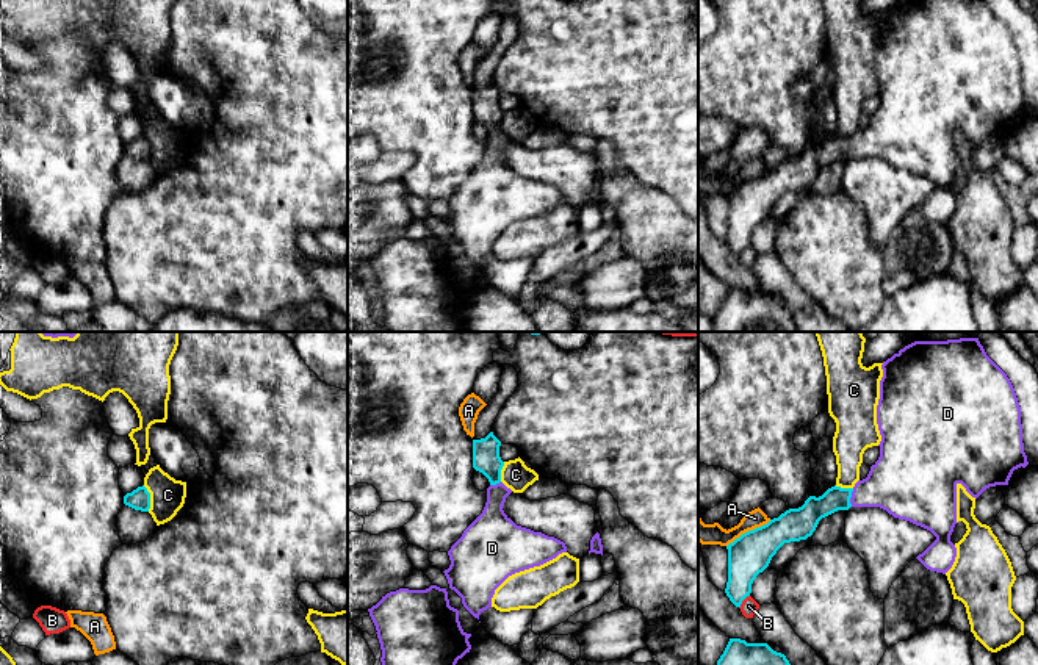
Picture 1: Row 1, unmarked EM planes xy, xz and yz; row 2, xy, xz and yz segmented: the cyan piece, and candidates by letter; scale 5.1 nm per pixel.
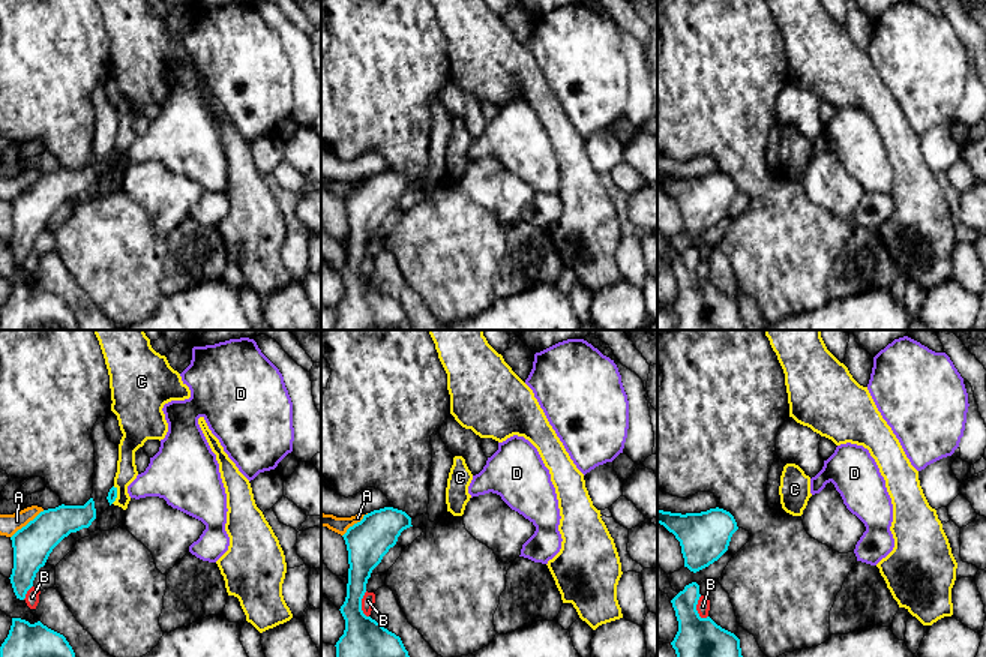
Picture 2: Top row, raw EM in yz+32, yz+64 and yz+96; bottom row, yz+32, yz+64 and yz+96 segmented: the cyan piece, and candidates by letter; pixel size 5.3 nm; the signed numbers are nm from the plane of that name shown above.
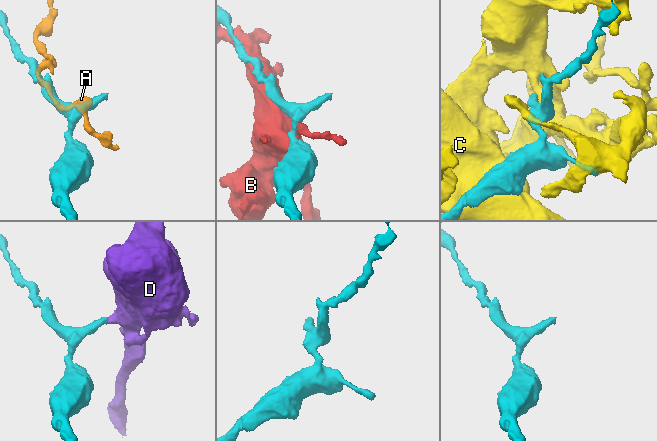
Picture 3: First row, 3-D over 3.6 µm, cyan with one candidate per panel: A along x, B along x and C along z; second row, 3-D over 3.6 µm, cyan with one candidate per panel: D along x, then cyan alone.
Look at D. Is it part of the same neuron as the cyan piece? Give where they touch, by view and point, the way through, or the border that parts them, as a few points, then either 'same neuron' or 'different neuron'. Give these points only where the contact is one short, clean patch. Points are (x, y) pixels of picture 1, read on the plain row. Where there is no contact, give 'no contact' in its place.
contact yz (850, 146); way yz (807, 166), (835, 147), (850, 146), (897, 133); same neuron

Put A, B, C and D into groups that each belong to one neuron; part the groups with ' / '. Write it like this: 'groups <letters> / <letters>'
groups A / B / C / D

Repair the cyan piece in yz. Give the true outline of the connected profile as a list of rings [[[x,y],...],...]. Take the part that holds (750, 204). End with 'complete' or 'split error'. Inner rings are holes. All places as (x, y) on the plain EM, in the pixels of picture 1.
[[[899,0],[881,14],[877,74],[881,84],[880,106],[870,116],[866,128],[853,138],[831,136],[822,146],[809,146],[798,158],[789,158],[767,174],[742,183],[728,199],[728,232],[725,243],[741,257],[750,246],[751,233],[762,222],[777,200],[791,191],[806,189],[819,171],[838,160],[850,156],[880,156],[899,169],[910,171],[930,180],[936,189],[916,208],[930,221],[946,224],[957,207],[950,185],[957,174],[957,135],[961,133],[972,147],[986,138],[1008,135],[1015,119],[1029,114],[1022,92],[1021,56],[1007,23],[985,0]]]; split error

